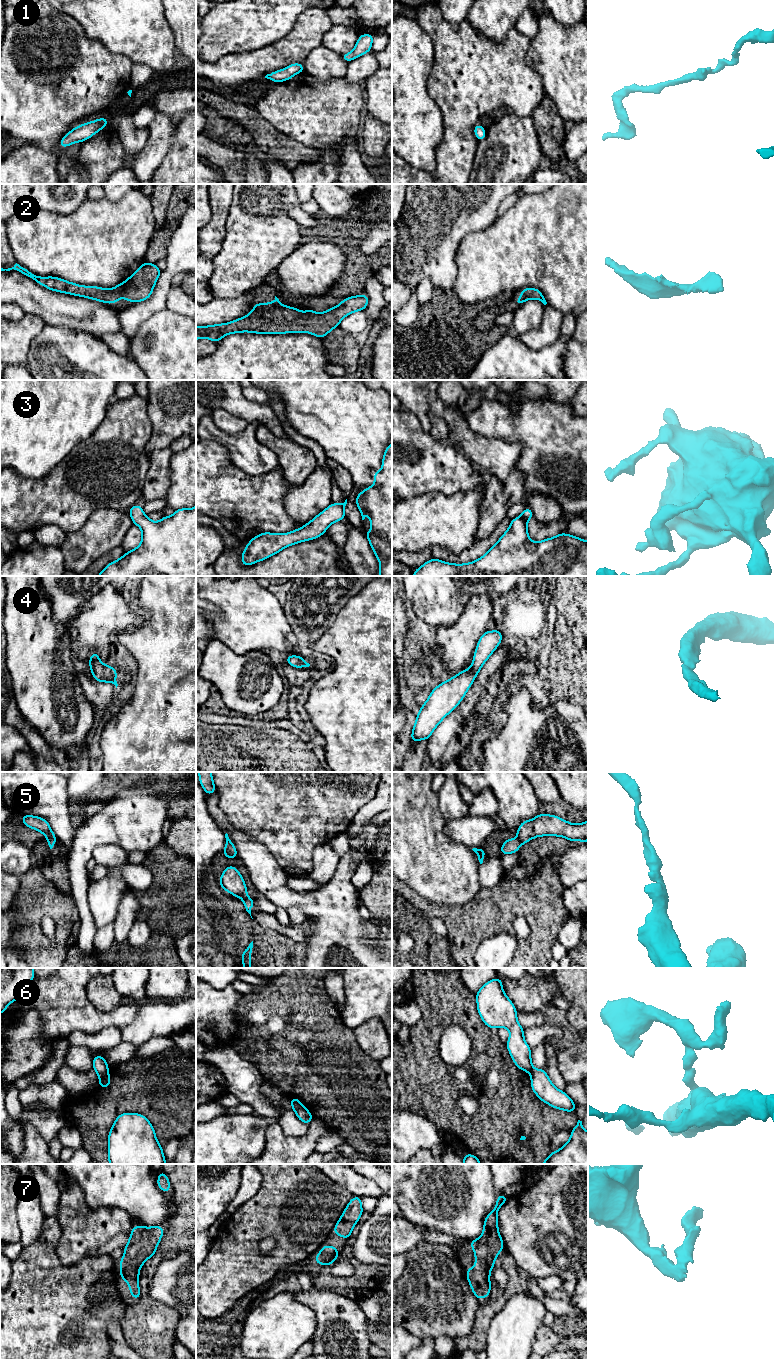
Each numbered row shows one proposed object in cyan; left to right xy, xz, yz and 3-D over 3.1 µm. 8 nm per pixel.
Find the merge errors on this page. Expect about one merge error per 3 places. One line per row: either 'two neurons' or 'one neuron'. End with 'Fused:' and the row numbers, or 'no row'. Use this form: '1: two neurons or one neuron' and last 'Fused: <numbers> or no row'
1: one neuron
2: one neuron
3: one neuron
4: one neuron
5: one neuron
6: two neurons
7: one neuron
Fused: 6

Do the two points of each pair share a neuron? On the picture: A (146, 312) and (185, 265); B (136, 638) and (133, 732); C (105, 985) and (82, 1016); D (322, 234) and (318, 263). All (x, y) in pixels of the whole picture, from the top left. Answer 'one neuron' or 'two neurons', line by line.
A: one neuron
B: one neuron
C: two neurons
D: two neurons

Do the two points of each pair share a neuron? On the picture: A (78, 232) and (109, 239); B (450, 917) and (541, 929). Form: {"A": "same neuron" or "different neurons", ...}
{"A": "same neuron", "B": "same neuron"}

